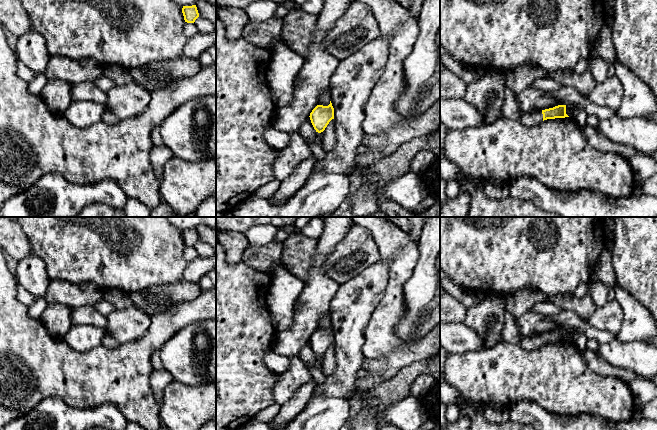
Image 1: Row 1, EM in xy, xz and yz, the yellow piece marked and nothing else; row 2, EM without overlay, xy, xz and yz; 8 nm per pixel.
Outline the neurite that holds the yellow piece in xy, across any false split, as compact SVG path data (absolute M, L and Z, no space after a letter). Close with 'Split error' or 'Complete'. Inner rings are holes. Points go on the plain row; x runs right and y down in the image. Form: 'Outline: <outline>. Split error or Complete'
Outline: M196 229L183 230L182 237L184 240L184 244L187 247L194 247L195 244L199 241Z. Complete

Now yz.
Outline: M558 329L553 332L545 333L542 335L526 337L522 339L517 345L522 349L532 351L547 343L565 342L565 341L569 341L566 338L566 329Z. Split error

